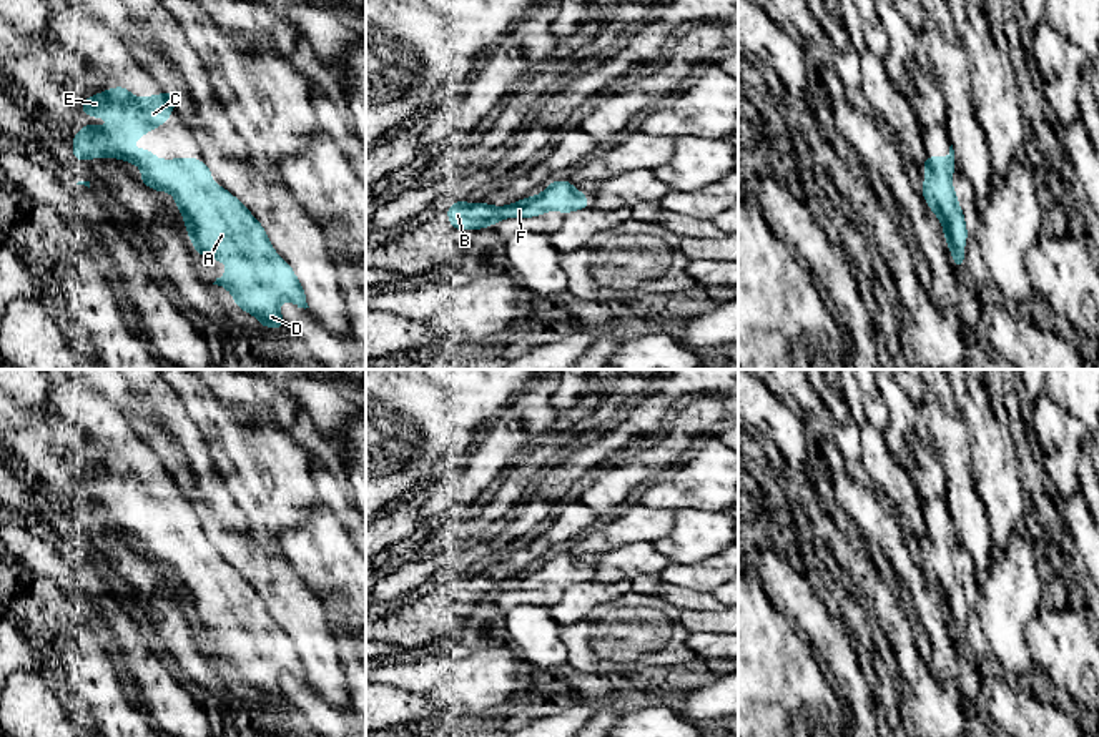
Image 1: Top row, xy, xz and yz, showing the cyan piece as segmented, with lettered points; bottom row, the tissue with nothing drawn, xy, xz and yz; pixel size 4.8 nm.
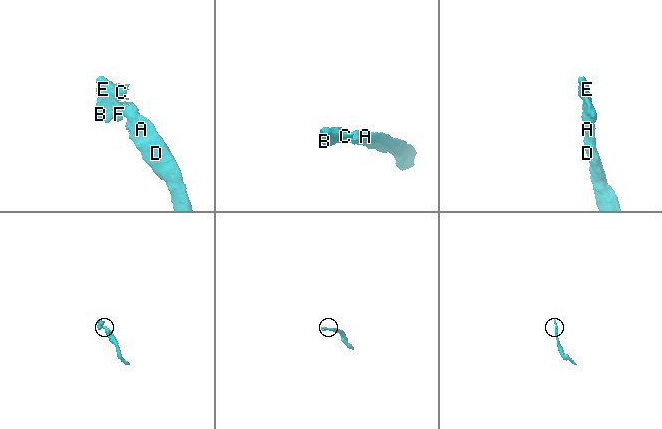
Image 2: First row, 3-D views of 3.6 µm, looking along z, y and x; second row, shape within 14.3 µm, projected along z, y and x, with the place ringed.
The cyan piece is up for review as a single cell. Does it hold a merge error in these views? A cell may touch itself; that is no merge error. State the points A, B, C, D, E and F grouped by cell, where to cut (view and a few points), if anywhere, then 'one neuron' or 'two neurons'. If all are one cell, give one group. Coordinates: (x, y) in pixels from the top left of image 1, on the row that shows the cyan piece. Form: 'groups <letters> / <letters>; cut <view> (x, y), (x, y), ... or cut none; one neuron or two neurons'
groups A B C D E F; cut none; one neuron

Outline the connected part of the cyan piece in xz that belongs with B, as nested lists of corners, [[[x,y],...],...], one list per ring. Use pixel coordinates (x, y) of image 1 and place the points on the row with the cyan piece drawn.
[[[570,181],[550,183],[542,195],[522,198],[507,206],[490,206],[487,203],[464,203],[457,198],[454,206],[446,208],[452,230],[477,230],[499,223],[502,218],[530,218],[550,210],[570,213],[589,208],[589,198],[575,190]]]

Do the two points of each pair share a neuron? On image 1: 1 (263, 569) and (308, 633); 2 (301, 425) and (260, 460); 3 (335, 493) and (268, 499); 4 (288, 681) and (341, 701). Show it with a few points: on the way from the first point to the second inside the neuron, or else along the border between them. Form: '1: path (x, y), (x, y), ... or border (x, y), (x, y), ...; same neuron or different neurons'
1: path (276, 583), (301, 616); same neuron
2: border (251, 421), (270, 418), (311, 460); different neurons
3: border (310, 461), (313, 484), (320, 499); different neurons
4: border (325, 696), (341, 711), (348, 711); different neurons

